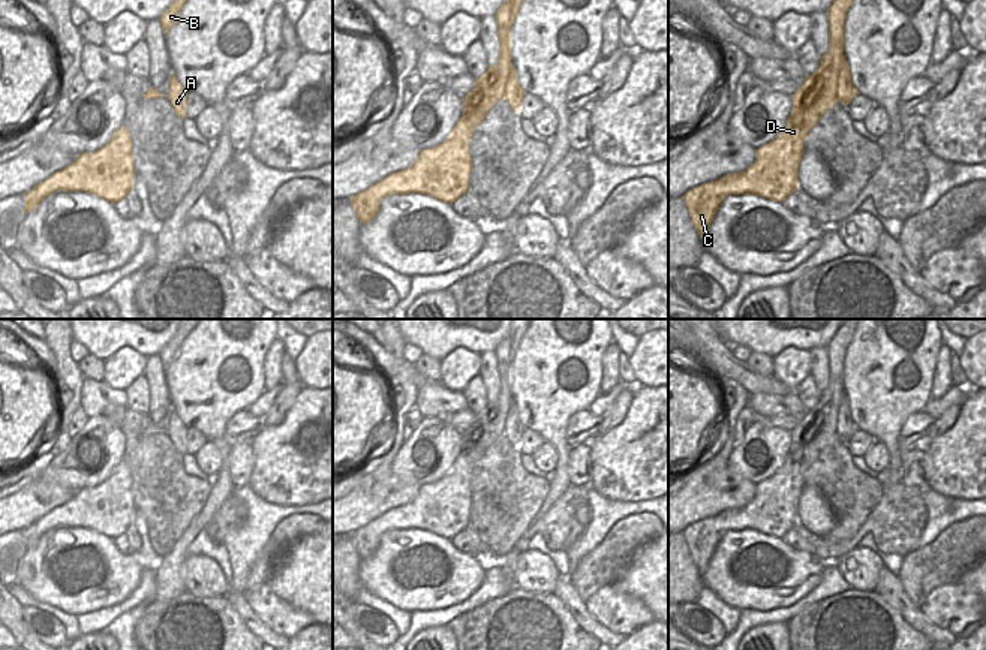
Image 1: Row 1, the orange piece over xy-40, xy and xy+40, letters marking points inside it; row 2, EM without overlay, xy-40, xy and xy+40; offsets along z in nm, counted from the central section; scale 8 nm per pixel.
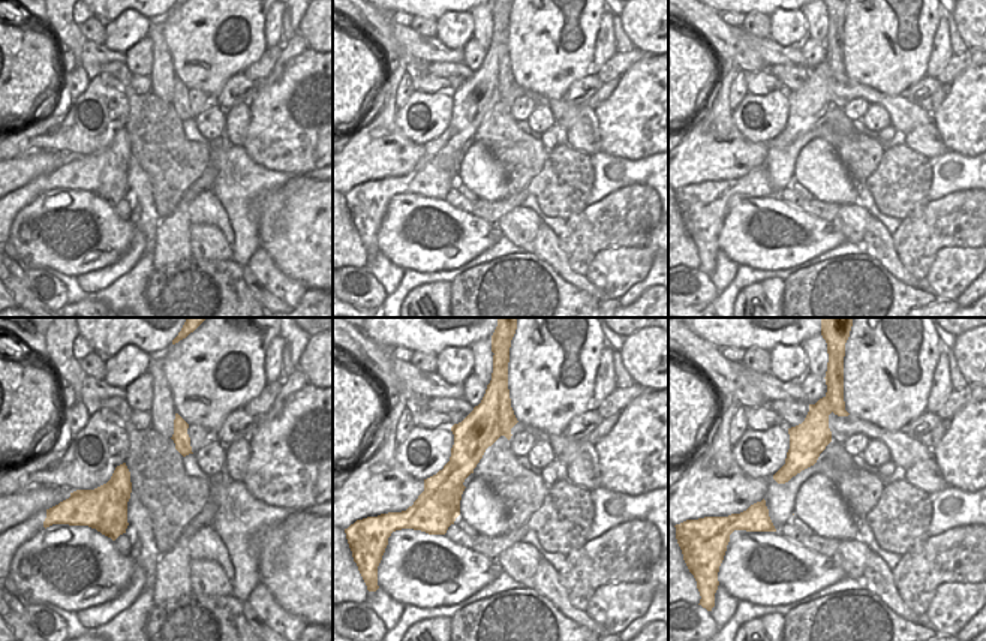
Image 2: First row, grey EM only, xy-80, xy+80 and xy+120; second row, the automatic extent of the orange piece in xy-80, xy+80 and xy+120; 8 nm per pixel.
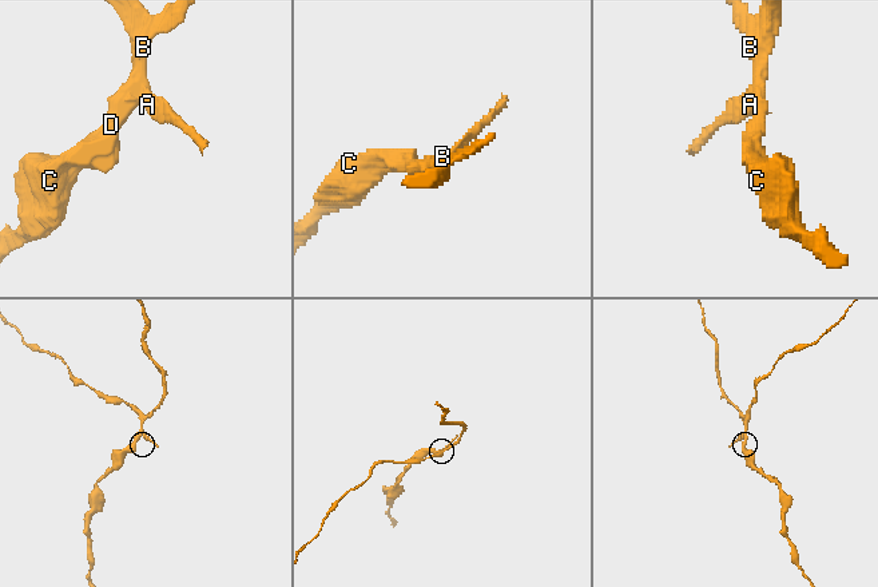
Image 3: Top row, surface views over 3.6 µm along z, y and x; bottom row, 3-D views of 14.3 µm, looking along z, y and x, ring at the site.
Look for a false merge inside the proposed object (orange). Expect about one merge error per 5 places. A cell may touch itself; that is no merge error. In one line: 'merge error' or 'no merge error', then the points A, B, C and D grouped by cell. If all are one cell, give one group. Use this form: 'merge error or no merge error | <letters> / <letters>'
merge error | A / B C D

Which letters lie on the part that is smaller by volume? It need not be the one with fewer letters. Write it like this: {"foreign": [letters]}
{"foreign": ["A"]}

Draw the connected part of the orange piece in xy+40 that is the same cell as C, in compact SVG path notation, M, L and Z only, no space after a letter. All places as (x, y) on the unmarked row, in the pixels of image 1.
M844 319L827 344L829 385L817 406L806 410L791 430L791 448L779 470L755 485L755 496L746 506L700 520L682 532L700 574L707 568L725 532L755 530L782 538L797 524L803 476L821 451L838 437L839 404L845 394L844 359L856 325L857 319Z

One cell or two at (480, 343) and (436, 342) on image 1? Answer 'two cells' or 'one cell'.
one cell

